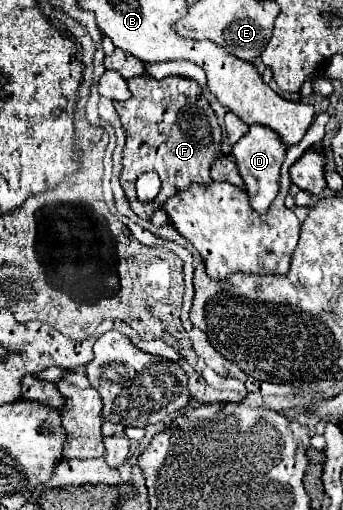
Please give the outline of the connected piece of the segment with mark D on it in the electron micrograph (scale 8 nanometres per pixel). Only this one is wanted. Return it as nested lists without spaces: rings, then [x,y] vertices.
[[[256,124],[250,128],[250,132],[240,142],[232,146],[232,154],[236,156],[236,166],[246,184],[244,190],[248,194],[252,210],[256,210],[258,214],[264,214],[280,190],[280,184],[278,184],[280,166],[286,156],[286,148],[284,144],[280,144],[280,136],[276,136],[270,128]]]

